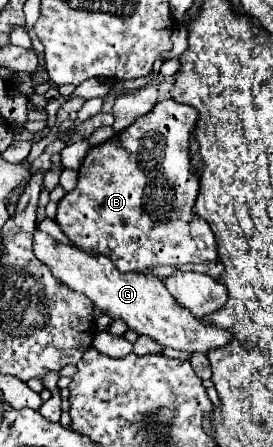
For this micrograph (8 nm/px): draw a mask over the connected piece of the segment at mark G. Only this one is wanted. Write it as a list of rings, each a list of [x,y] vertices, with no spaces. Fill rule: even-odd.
[[[46,232],[34,234],[34,254],[40,258],[40,262],[44,262],[50,268],[52,276],[60,280],[64,286],[68,286],[74,292],[86,294],[94,302],[94,306],[100,308],[104,314],[108,314],[110,318],[122,318],[128,324],[128,328],[132,328],[138,334],[150,336],[162,346],[188,352],[208,352],[212,348],[222,348],[230,340],[230,336],[226,334],[228,330],[206,326],[200,318],[192,316],[190,312],[184,312],[184,308],[180,308],[176,300],[168,296],[164,282],[156,276],[140,272],[122,274],[106,256],[80,252],[76,246],[56,242]]]

